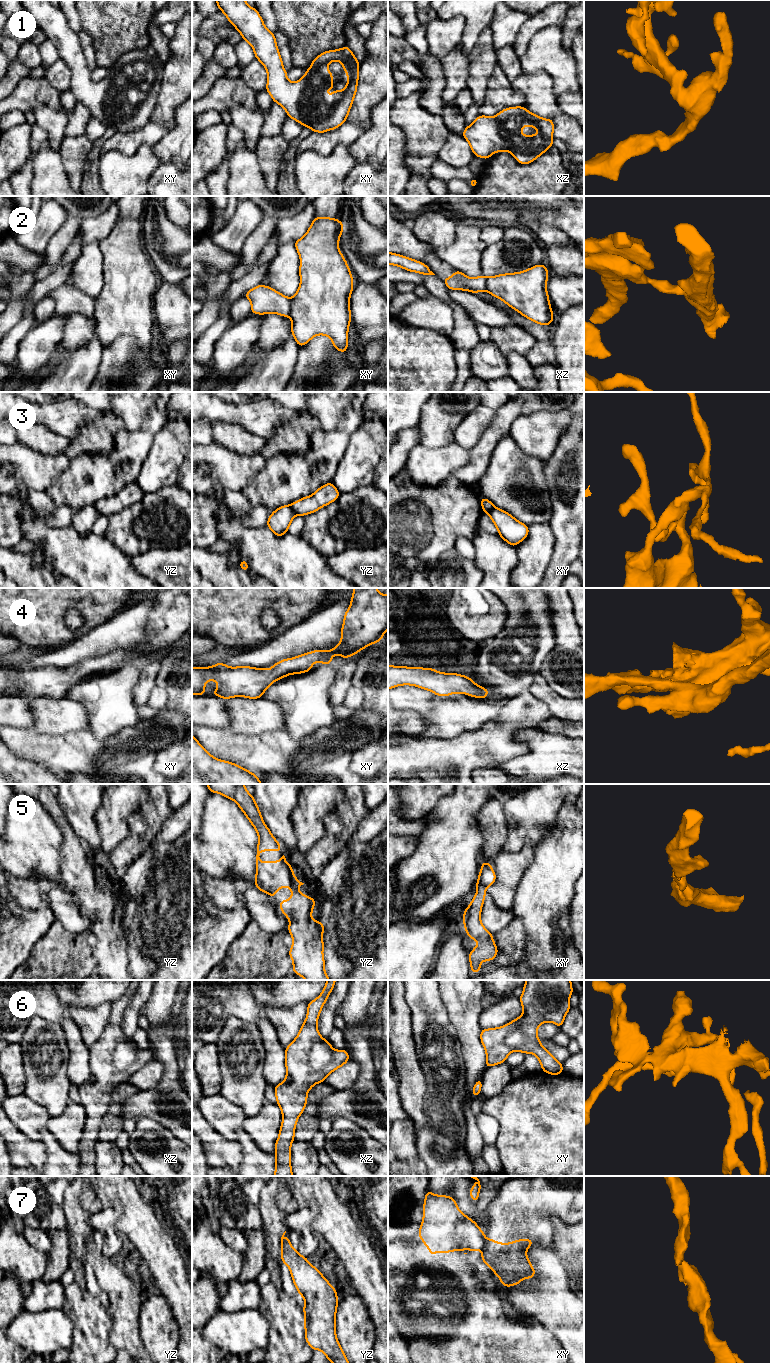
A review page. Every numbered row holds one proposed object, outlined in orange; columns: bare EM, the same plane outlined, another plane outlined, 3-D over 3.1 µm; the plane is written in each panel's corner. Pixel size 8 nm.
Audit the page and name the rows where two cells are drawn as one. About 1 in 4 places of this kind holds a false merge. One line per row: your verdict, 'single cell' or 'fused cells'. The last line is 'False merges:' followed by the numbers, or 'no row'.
1: single cell
2: fused cells
3: fused cells
4: single cell
5: single cell
6: single cell
7: fused cells
False merges: 2, 3, 7

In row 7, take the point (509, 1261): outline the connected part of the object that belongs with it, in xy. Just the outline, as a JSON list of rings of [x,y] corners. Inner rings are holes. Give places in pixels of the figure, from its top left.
[[[484,1238],[481,1259],[500,1278],[503,1286],[521,1284],[521,1279],[530,1279],[536,1275],[526,1255],[533,1243],[531,1239],[499,1243],[493,1239]]]

